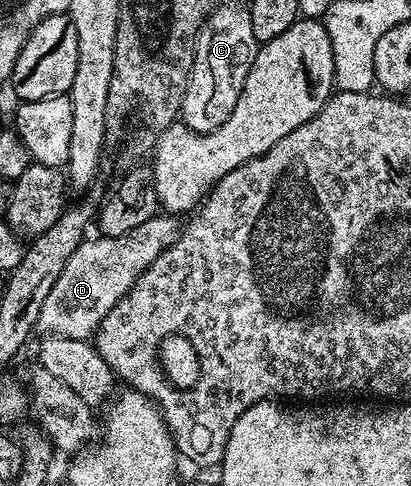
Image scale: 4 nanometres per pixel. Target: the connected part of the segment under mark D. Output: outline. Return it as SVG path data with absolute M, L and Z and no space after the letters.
M166 213L153 215L144 225L136 225L132 233L124 237L87 238L68 257L64 273L52 285L52 293L44 300L44 309L40 309L37 330L46 335L63 335L73 339L89 340L97 331L100 321L108 317L108 309L132 289L132 285L160 257L165 247L170 247L180 234L180 223L177 218Z

